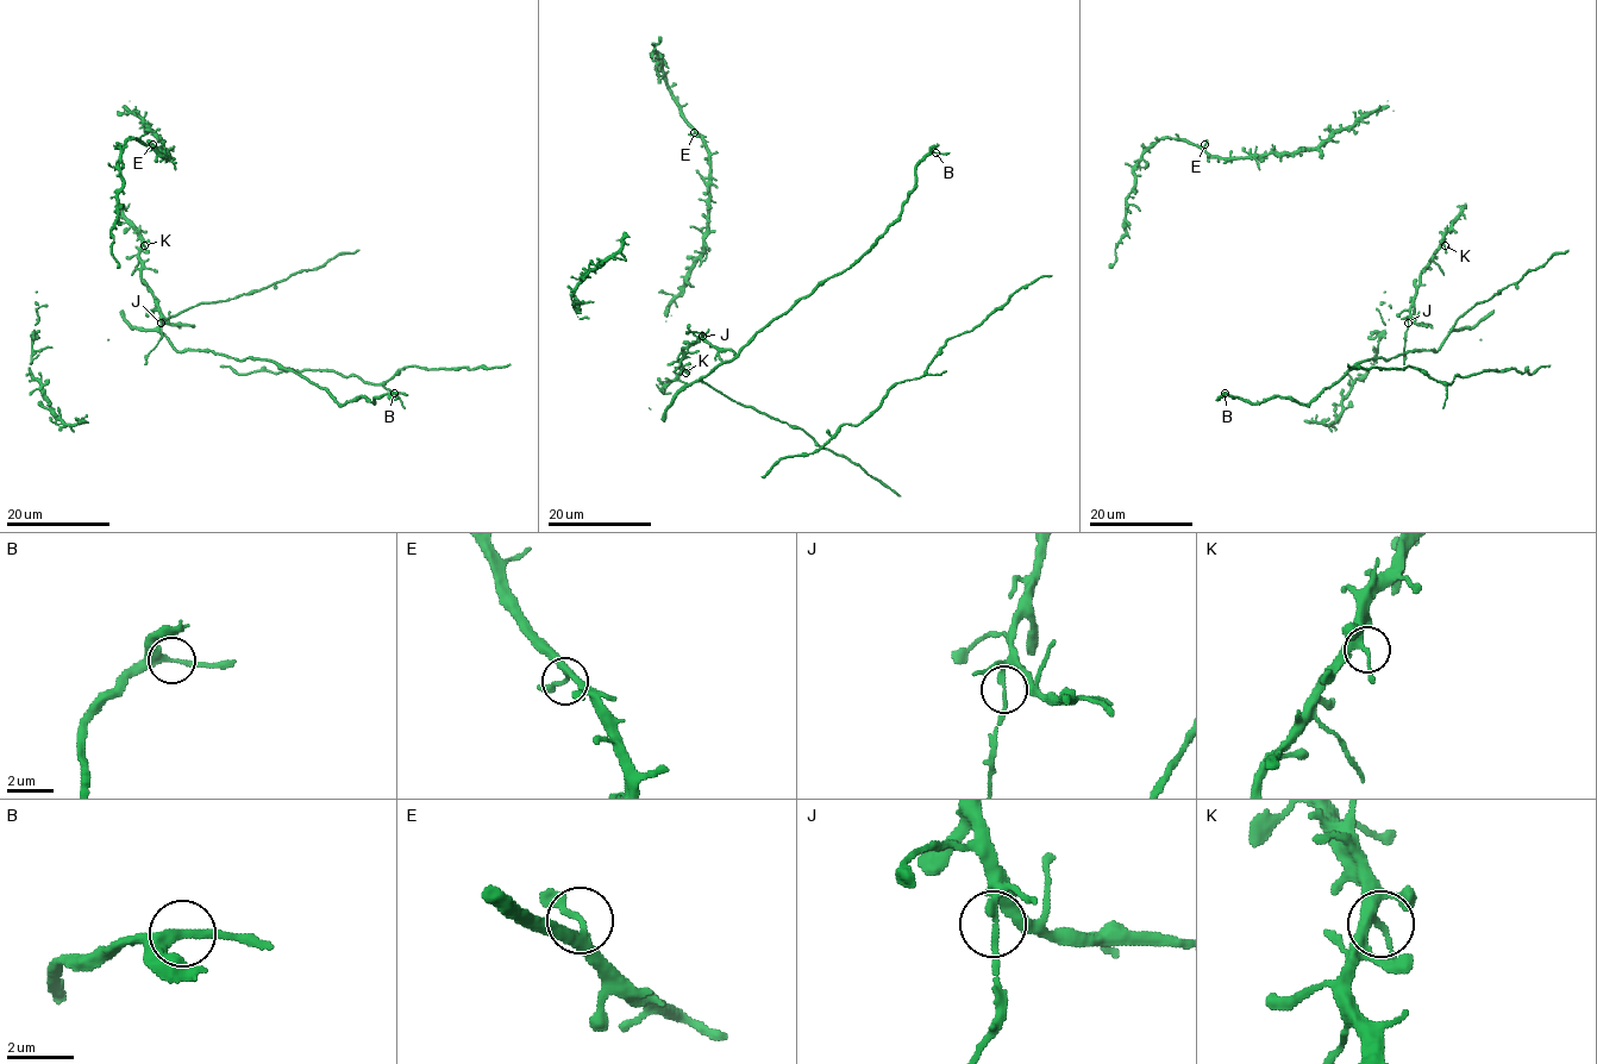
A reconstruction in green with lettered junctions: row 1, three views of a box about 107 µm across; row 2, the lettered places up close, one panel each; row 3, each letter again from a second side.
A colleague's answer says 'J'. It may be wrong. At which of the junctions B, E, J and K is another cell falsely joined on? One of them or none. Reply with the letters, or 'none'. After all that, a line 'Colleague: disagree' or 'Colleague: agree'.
J
Colleague: agree

